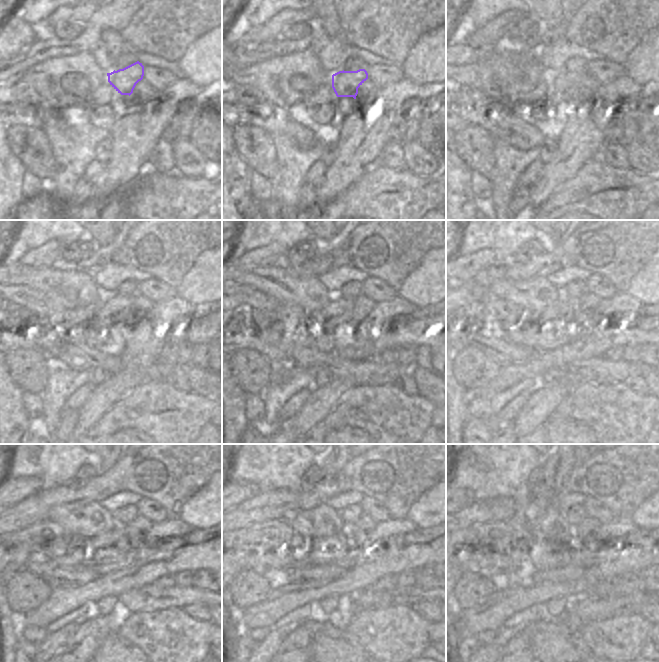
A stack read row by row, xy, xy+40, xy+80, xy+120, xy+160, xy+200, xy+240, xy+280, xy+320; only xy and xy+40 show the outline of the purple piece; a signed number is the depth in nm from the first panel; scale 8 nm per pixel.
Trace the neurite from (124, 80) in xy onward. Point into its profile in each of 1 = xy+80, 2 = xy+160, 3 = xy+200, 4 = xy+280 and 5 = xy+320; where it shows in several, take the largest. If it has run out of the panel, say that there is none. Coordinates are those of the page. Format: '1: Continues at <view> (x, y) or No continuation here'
1: Continues at xy+80 (566, 85)
2: Continues at xy+160 (321, 325)
3: Continues at xy+200 (554, 327)
4: Continues at xy+280 (337, 550)
5: Continues at xy+320 (545, 554).

